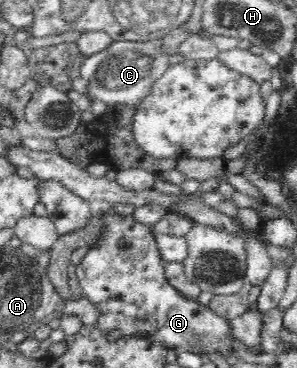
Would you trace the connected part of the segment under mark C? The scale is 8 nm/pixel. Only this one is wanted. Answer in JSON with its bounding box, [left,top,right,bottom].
[80,39,171,108]

